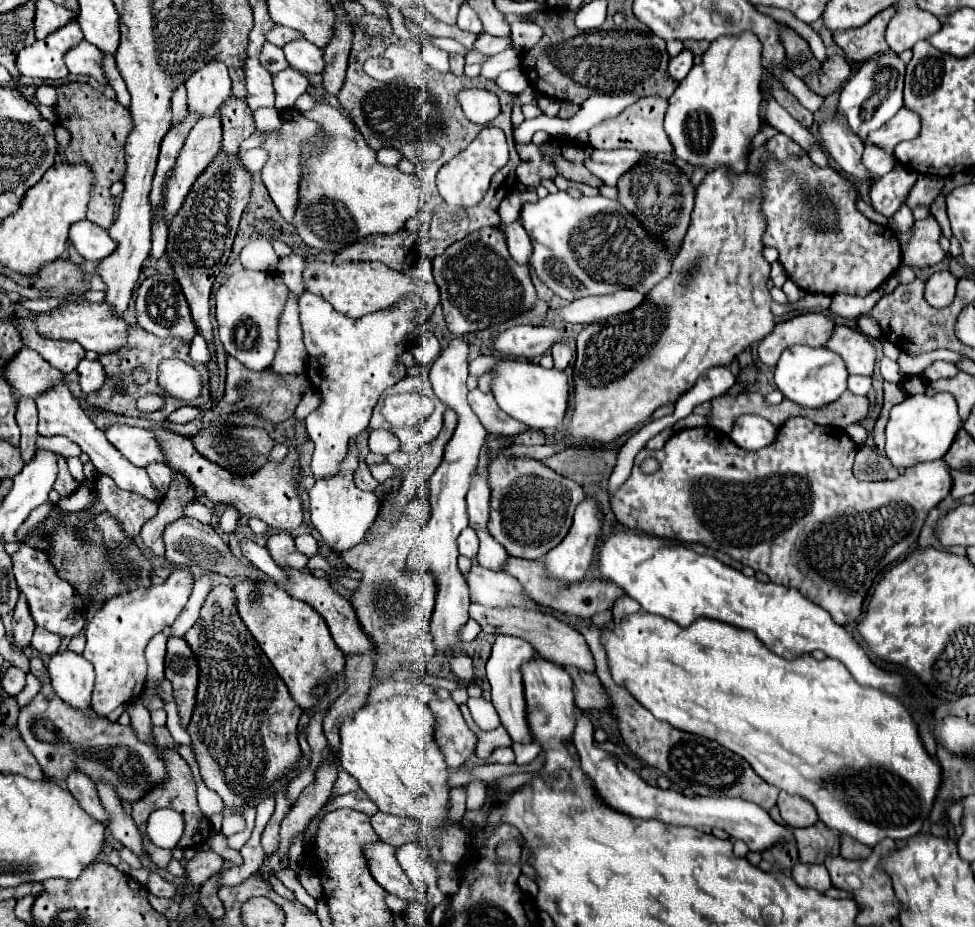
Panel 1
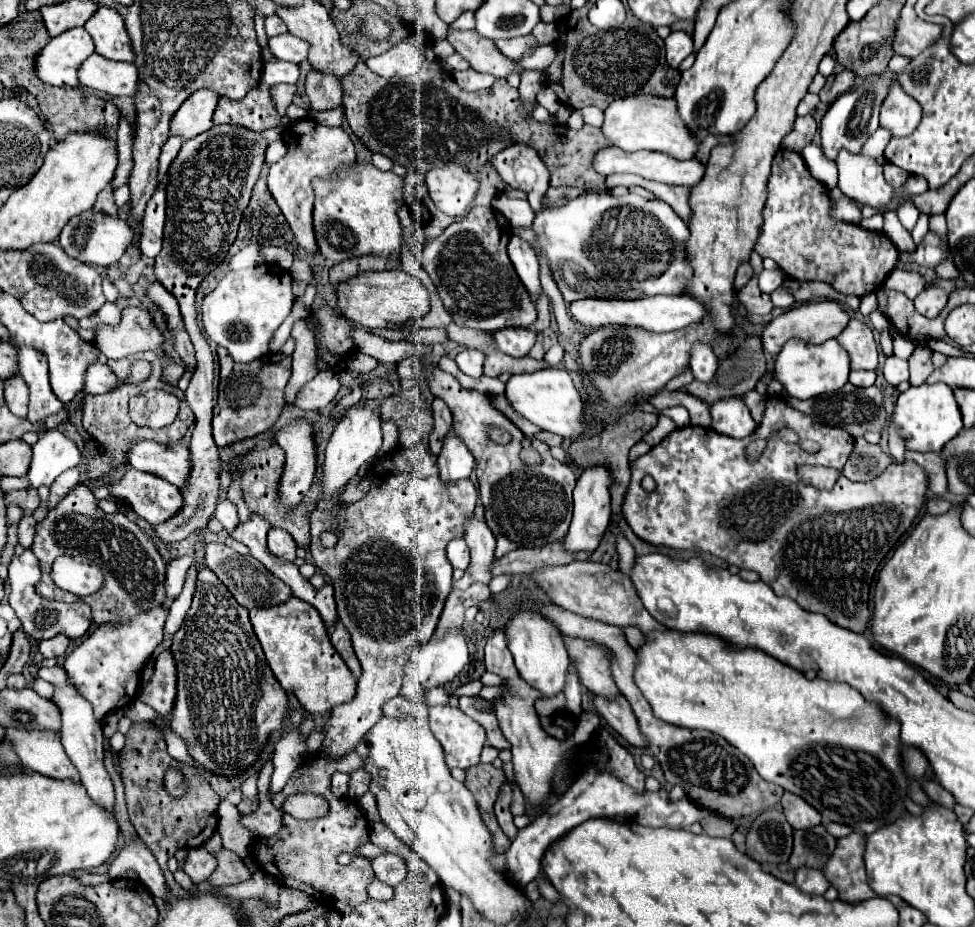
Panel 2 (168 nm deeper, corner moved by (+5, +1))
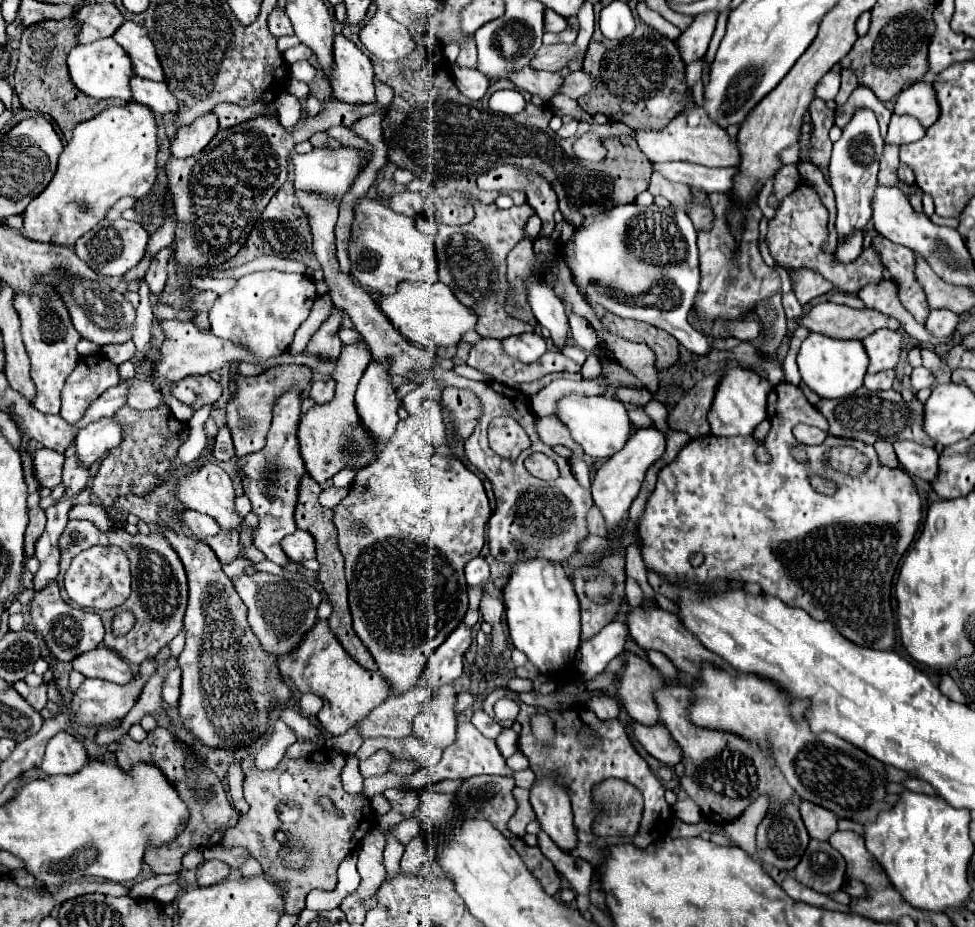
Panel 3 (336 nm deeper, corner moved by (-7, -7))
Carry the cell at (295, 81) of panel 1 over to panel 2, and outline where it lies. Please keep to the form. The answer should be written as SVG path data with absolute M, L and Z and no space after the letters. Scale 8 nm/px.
M272 60L272 62L266 62L262 68L262 82L268 86L296 84L298 78L300 78L300 70L296 64L290 64L290 62Z

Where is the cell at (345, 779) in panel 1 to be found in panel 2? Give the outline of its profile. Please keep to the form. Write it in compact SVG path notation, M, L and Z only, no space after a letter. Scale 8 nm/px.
M356 770L350 774L350 782L348 782L348 796L350 798L360 798L362 794L368 792L368 786L370 786L370 776L366 776L366 772Z

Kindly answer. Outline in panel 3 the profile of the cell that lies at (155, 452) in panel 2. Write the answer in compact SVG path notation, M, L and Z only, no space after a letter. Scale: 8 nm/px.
M206 464L198 472L186 476L186 478L180 478L178 480L178 486L176 486L176 496L190 510L196 510L196 512L202 512L202 514L212 516L220 524L220 528L224 532L238 532L238 534L242 532L244 518L234 508L234 498L236 498L234 496L234 486L232 486L232 480L228 478L228 474L220 466Z

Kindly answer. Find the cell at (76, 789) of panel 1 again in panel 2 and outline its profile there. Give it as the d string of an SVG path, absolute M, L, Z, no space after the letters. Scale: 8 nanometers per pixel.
M5 728L5 738L12 742L14 752L26 768L50 778L80 782L78 770L66 756L58 734Z

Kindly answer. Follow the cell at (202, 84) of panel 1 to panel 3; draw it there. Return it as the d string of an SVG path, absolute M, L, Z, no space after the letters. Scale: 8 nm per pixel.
M214 114L202 116L192 124L178 128L170 142L170 154L174 158L188 158L198 154L218 132L218 120Z

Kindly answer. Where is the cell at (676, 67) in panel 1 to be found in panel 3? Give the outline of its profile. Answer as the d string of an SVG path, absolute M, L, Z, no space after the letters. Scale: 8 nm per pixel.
M718 12L698 14L694 16L694 22L688 26L688 30L682 32L678 44L680 44L680 54L684 64L690 64L706 54L710 38L716 28L716 18L718 18Z

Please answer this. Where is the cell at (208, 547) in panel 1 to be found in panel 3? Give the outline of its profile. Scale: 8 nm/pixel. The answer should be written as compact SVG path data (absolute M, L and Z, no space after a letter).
M254 572L252 576L242 574L236 578L234 586L242 602L248 606L248 624L254 636L262 644L264 652L268 652L274 660L292 654L304 640L306 632L310 632L310 628L316 624L316 612L322 596L318 588L306 582L288 580L268 572Z

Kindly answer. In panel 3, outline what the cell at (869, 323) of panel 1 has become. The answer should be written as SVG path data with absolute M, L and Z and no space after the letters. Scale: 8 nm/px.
M882 280L882 282L872 282L868 286L864 286L858 292L858 298L868 306L868 308L878 308L880 312L894 316L900 320L902 328L906 330L906 334L918 338L920 342L930 342L930 344L948 344L950 338L946 340L934 340L934 336L930 336L926 332L926 328L922 324L918 324L910 312L900 304L898 298L898 288L892 280Z

